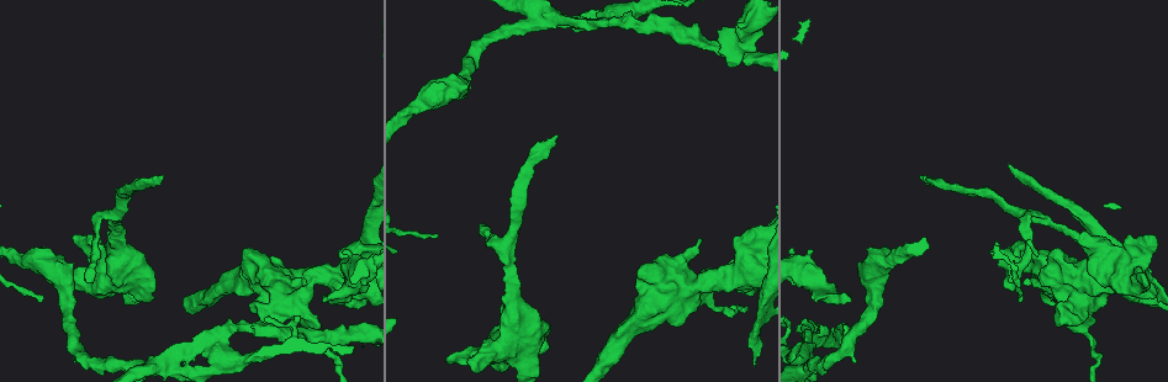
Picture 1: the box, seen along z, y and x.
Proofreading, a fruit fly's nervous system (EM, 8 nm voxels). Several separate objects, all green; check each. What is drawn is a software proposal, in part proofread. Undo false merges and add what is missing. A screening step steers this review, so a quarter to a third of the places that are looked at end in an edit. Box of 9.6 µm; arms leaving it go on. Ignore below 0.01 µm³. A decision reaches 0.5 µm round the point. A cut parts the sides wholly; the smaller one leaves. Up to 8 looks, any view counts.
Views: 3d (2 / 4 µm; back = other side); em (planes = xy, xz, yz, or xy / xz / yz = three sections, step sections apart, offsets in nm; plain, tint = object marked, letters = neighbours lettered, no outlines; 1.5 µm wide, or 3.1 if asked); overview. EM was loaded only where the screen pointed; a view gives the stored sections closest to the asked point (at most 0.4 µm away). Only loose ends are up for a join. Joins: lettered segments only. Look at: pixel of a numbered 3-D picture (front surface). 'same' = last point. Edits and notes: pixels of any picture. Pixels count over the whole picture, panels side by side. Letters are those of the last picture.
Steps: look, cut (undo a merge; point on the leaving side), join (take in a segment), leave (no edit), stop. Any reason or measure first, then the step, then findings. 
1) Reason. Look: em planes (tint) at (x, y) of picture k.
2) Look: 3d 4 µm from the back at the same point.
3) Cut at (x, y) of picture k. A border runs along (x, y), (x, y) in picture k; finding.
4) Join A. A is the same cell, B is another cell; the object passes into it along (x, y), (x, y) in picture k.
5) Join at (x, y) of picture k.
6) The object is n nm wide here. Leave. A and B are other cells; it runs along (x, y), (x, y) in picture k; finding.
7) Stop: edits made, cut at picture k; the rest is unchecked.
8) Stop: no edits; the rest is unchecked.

Look: 3d 2 µm at (922, 177) of picture 1.

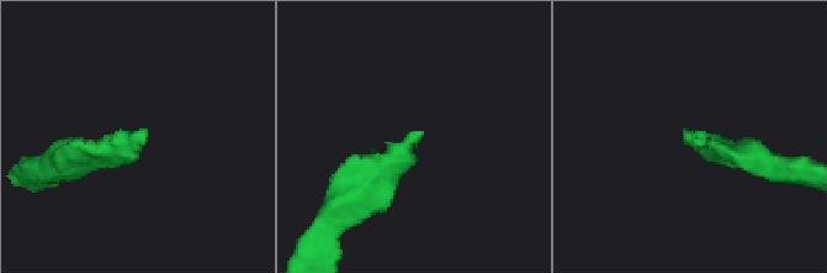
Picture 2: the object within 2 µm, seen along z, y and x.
Look: em xy step 8 (letters) at (144, 131) of picture 2.

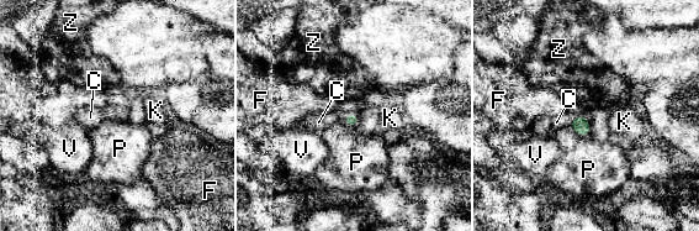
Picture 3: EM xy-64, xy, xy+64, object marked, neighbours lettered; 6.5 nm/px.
Join C. C is the same cell, F, K, P, V and Z are other cells; the neuron continues.

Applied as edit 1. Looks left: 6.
Redraw. Look: overview.

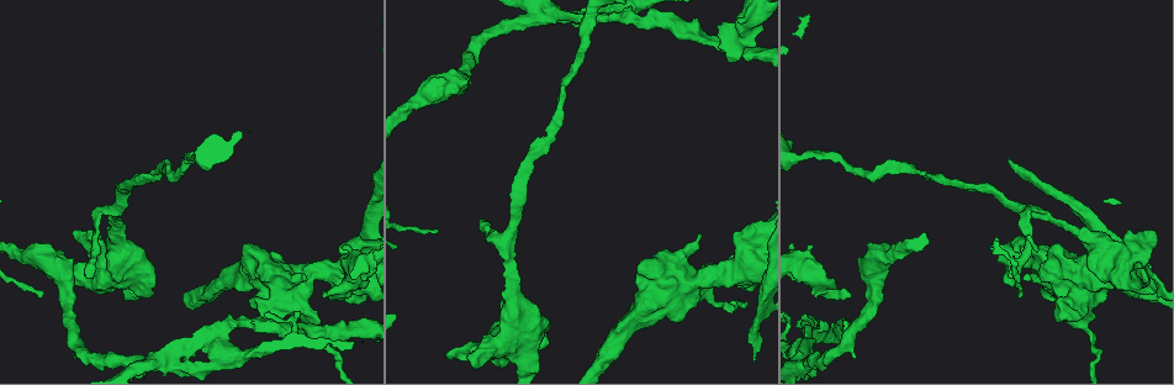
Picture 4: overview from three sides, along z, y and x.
Thick end. Look: 3d 4 µm at (749, 289) of picture 4.

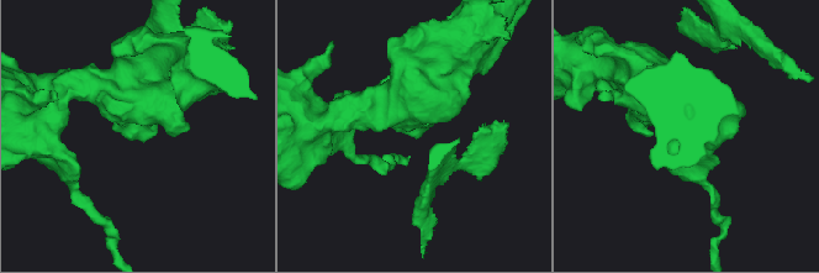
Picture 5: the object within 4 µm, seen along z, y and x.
Shape alone is not enough. Look: em planes (letters) at (137, 137) of picture 5.

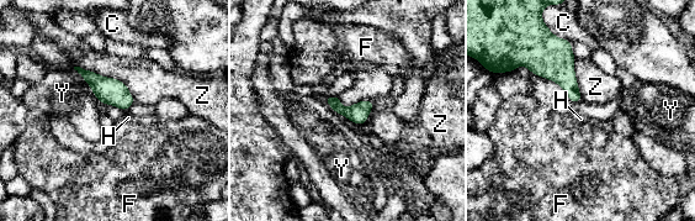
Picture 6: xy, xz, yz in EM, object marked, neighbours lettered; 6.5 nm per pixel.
The longest contact is with Z, 480 nm. Leave. C, F, H, Y and Z are other cells; a border runs along (73, 68), (101, 104) in picture 6; no lettered segment goes on from it.

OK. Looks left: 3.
Calibre changes. Look: 3d 4 µm at (510, 265) of picture 4.

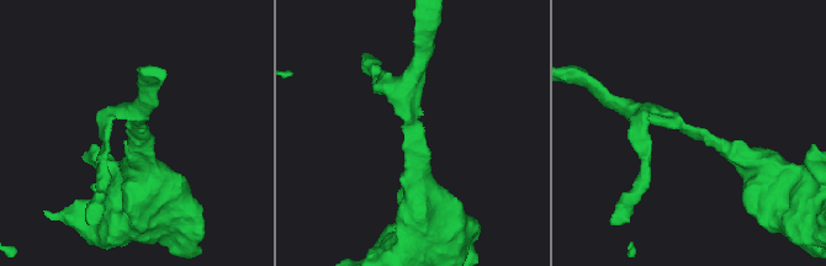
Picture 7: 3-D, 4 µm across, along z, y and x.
3 arms meet here; the arms are 170, 220, 240 nm wide. Look: em planes (tint) at (137, 128) of picture 7.

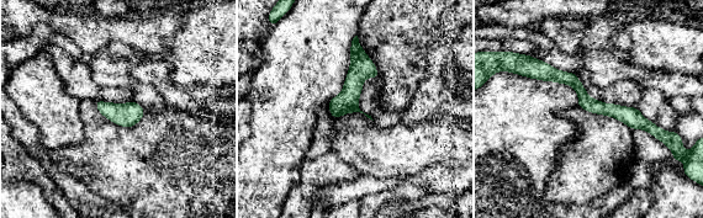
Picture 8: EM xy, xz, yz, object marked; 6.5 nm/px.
Look: em planes (letters) at the same point.

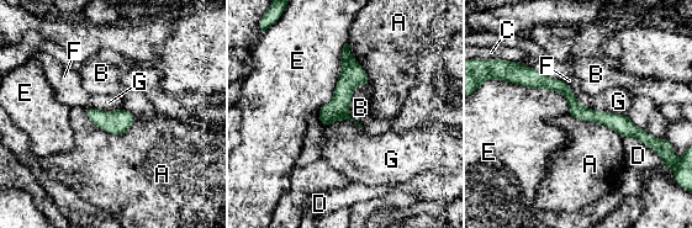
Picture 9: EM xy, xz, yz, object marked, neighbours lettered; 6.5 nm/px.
Leave. A, B, C, D, E, F and G are other cells; it runs along (518, 80), (558, 85), (585, 114), (648, 139) in picture 9; all the same neuron.

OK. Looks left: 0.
Stop: edits made, join at picture 3; the rest is unchecked.

